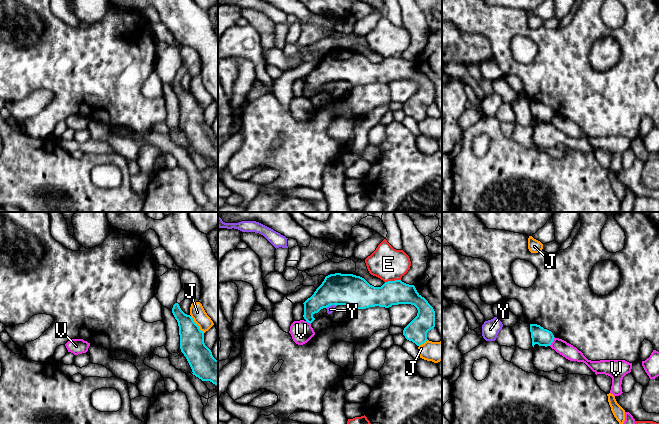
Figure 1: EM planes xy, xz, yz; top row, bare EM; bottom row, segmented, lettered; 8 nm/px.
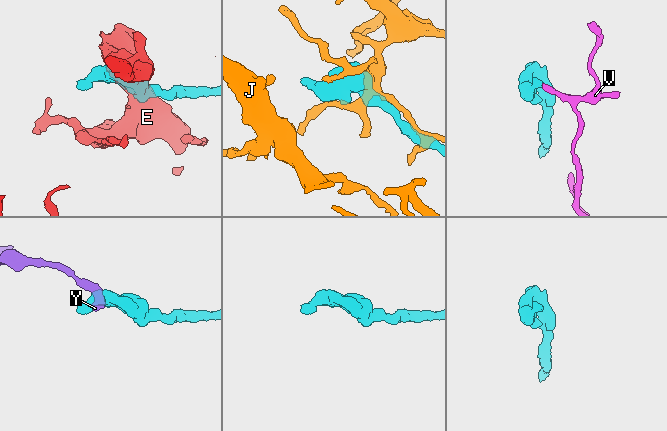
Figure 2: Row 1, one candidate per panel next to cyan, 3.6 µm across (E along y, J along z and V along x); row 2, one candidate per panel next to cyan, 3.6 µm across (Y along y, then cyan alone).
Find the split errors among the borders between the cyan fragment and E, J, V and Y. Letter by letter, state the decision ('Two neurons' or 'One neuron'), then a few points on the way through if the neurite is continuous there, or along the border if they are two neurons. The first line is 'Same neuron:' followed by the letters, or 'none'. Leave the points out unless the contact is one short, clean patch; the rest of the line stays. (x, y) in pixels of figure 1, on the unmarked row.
Same neuron: none
E: Two neurons
J: Two neurons
V: Two neurons. Boundary: yz (554, 113), (549, 121)
Y: Two neurons

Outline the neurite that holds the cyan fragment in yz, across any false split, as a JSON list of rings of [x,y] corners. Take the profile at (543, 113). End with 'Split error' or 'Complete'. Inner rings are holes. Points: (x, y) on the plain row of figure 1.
[[[530,100],[530,108],[533,123],[535,120],[545,123],[550,122],[555,114],[551,107],[537,100]]]. Complete

